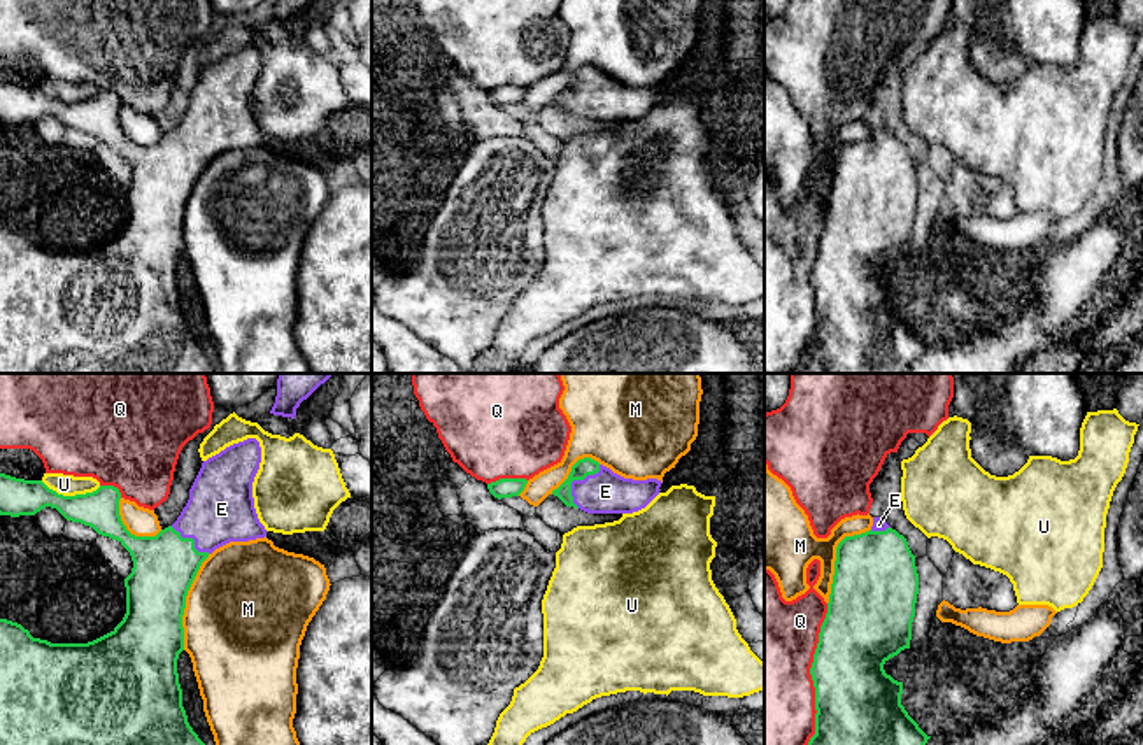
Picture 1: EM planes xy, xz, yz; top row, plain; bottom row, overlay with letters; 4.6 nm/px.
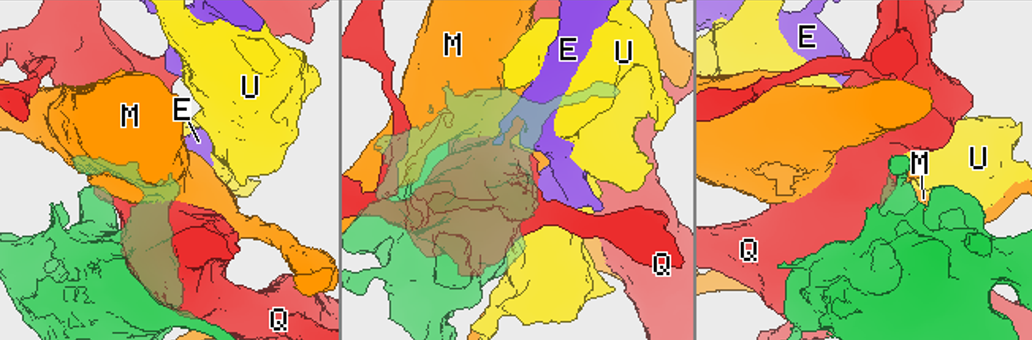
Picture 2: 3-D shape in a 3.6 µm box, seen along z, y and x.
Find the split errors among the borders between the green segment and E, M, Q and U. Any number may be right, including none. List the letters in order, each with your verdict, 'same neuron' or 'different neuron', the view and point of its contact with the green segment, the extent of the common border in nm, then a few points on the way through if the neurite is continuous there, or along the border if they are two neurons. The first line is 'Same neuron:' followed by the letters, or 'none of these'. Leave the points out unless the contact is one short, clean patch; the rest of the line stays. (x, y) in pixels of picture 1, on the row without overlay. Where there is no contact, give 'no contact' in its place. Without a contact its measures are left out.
Same neuron: E
E: same neuron; contact xz (575, 86); length 220 nm; way xz (584, 74), (575, 86), (582, 93), (605, 99)
M: different neuron; contact xy (184, 209); length 460 nm
Q: different neuron; contact yz (814, 291); length 750 nm
U: different neuron; contact xy (70, 104); length 280 nm; border xy (41, 88), (63, 102), (85, 102), (100, 93)

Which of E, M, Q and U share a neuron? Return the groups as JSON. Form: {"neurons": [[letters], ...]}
{"neurons": [["E"], ["M"], ["Q"], ["U"]]}

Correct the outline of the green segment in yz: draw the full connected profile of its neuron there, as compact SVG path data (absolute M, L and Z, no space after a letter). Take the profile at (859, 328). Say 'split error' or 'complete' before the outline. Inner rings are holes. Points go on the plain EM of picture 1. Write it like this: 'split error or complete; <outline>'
split error; M880 124L870 138L845 144L836 154L827 221L820 233L810 282L815 294L815 342L792 373L908 373L927 344L901 312L903 289L885 280L884 272L910 256L919 202L915 163L903 142Z

